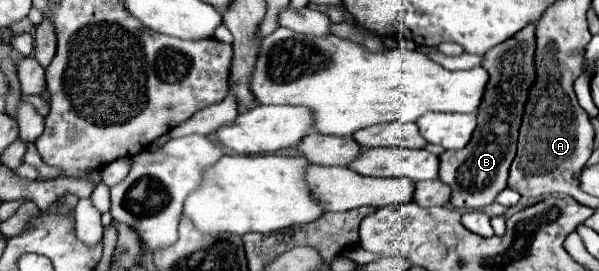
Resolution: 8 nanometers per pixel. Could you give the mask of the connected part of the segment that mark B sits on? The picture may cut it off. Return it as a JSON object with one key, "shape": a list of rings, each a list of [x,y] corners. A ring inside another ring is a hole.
{"shape":[[[527,24],[523,30],[519,30],[519,34],[507,38],[499,46],[493,46],[483,56],[481,66],[487,70],[489,80],[487,80],[487,90],[483,94],[483,102],[479,104],[479,110],[477,110],[475,134],[463,150],[445,150],[439,156],[439,180],[447,182],[447,186],[451,186],[451,204],[455,208],[487,206],[507,186],[507,174],[509,174],[509,166],[515,158],[523,110],[525,110],[525,104],[529,98],[529,90],[535,84],[535,24]]]}

